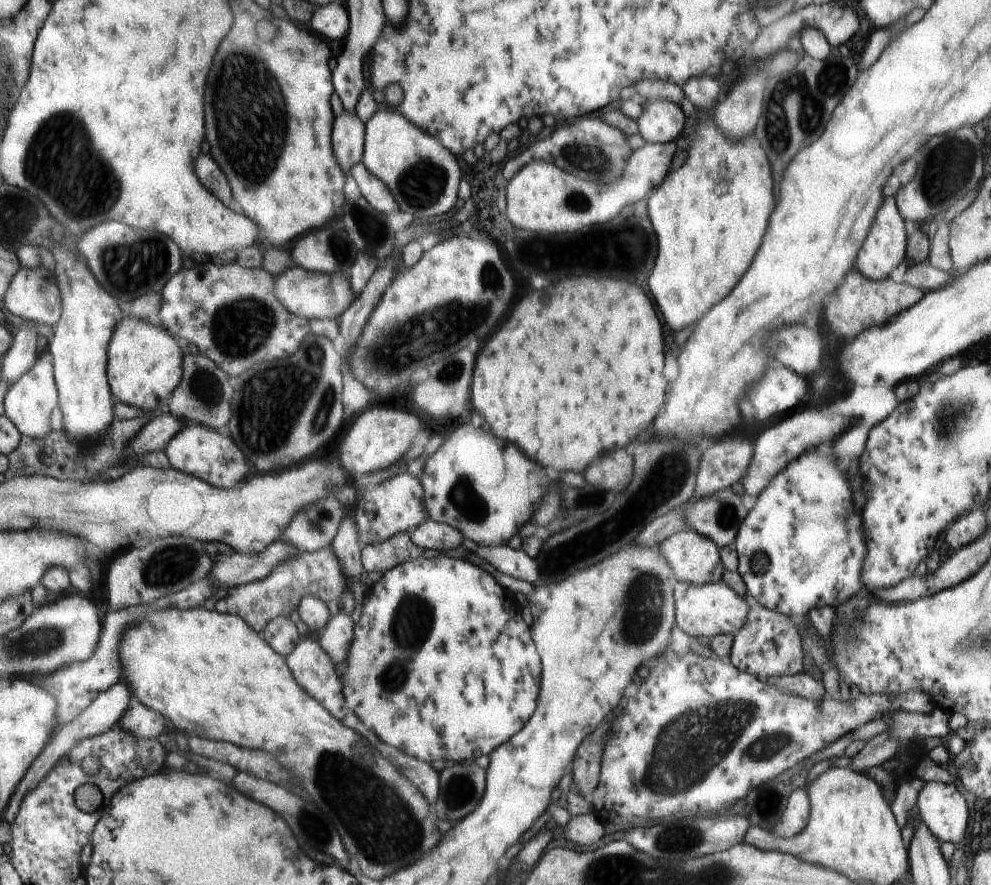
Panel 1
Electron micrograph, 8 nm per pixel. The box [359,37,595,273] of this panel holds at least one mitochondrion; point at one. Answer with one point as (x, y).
(423, 182)

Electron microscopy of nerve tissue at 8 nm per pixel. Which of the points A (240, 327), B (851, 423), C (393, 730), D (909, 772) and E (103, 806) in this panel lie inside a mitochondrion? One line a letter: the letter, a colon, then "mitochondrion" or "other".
A: mitochondrion
B: other
C: other
D: other
E: other

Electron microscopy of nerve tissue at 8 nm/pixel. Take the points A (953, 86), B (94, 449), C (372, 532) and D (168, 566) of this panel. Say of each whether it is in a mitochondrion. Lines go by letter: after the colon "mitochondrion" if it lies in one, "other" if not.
A: other
B: mitochondrion
C: mitochondrion
D: mitochondrion

